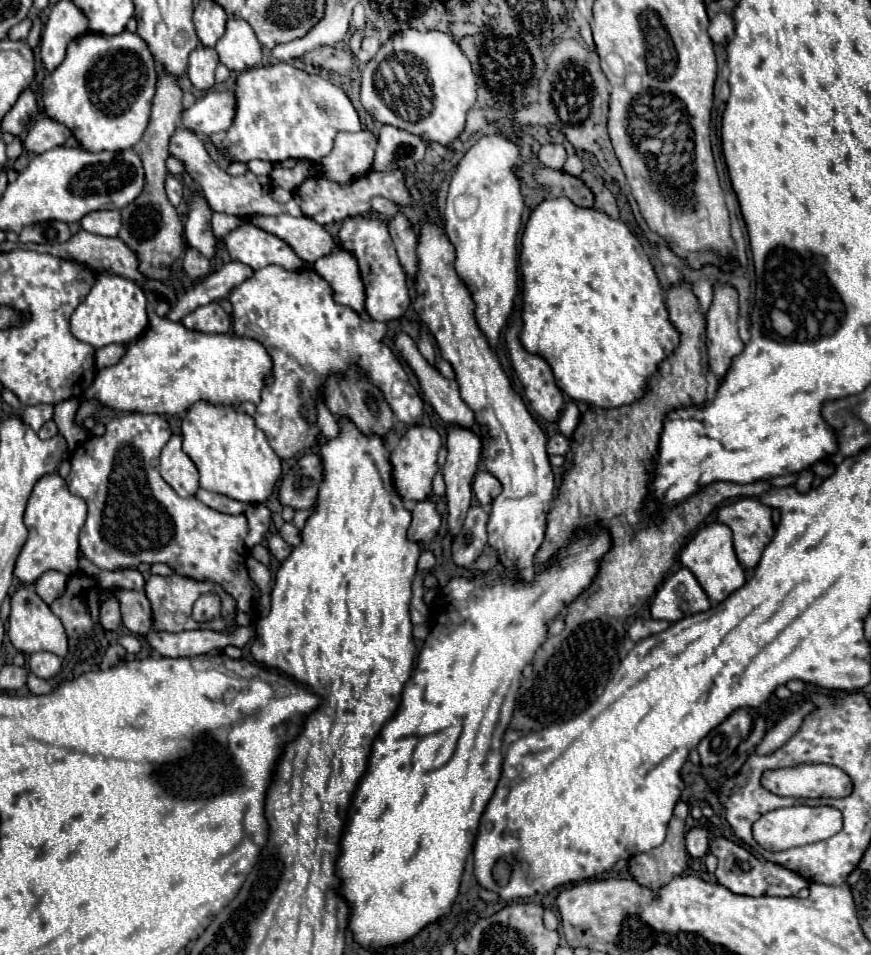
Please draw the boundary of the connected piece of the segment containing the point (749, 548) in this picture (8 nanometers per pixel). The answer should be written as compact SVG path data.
M744 497L732 505L724 505L718 513L718 521L732 529L738 561L748 569L756 567L764 547L774 535L772 507L754 497Z

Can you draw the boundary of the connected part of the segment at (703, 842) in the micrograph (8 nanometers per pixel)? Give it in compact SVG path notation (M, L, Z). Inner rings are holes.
M692 827L684 839L686 839L686 851L690 857L702 859L708 853L708 829L706 827Z

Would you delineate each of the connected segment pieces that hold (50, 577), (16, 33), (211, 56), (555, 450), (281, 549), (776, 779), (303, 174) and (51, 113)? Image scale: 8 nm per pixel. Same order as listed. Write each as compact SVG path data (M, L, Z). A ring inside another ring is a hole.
M46 571L36 581L36 593L44 599L44 603L52 605L52 599L58 599L64 593L64 587L68 583L68 577L60 571Z
M26 17L22 23L14 25L14 27L8 31L6 37L8 37L8 39L26 39L30 27L32 27L32 21L30 21L30 17Z
M198 47L190 53L188 79L198 91L208 91L214 87L214 71L218 65L218 55L214 49Z
M554 435L550 441L548 441L548 453L550 455L566 455L570 449L570 441L564 437L564 435Z
M272 535L272 537L270 537L268 549L270 549L270 553L276 557L278 563L284 563L284 559L288 559L288 555L292 553L292 547L290 547L280 535Z
M798 765L766 771L762 777L762 787L774 795L794 795L796 799L842 799L852 793L852 781L834 765Z
M298 163L294 169L272 169L270 179L272 185L284 187L286 191L296 191L310 175L314 175L314 165L312 163Z
M122 31L120 35L96 35L86 33L78 37L74 43L70 43L66 59L46 77L42 85L42 99L44 109L50 119L56 119L58 123L66 125L80 149L84 151L124 151L134 147L150 119L150 107L156 93L156 63L152 59L152 53L148 51L148 45L144 39L140 39L136 33Z

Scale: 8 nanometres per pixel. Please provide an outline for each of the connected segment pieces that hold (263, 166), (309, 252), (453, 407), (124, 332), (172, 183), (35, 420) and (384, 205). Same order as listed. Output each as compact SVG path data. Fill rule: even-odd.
M252 159L244 163L248 167L248 171L256 173L256 175L268 175L270 173L270 163L268 161L260 161L260 159Z
M256 215L252 217L252 223L284 239L306 263L316 263L316 259L330 255L332 251L340 251L340 245L334 241L334 237L322 225L308 217Z
M398 335L398 337L396 337L396 347L398 347L400 355L404 357L404 361L406 361L406 363L412 367L412 371L416 373L416 377L418 377L418 381L420 381L420 387L422 387L422 391L424 391L424 399L434 407L434 411L440 415L440 419L442 419L444 423L470 429L470 431L474 431L474 433L480 435L480 437L484 437L484 435L488 433L488 429L486 429L484 425L476 423L476 417L472 415L472 409L470 409L470 407L464 403L464 399L460 397L458 383L456 383L456 381L450 381L450 379L444 379L444 377L438 373L436 367L428 365L426 359L420 355L416 343L414 343L408 335Z
M98 275L92 291L72 315L72 335L94 347L106 347L112 343L128 345L148 327L146 303L146 295L138 283L118 275Z
M168 175L168 177L166 177L166 195L168 195L168 199L170 199L170 203L172 203L174 207L182 201L182 191L184 191L182 183L180 183L176 177Z
M42 403L42 405L34 405L34 407L24 407L20 417L24 423L28 423L28 427L38 431L46 421L52 419L52 405Z
M380 197L372 201L372 209L380 215L380 219L382 219L384 223L388 223L388 219L392 219L392 215L400 215L400 213L402 213L392 201L380 199Z

